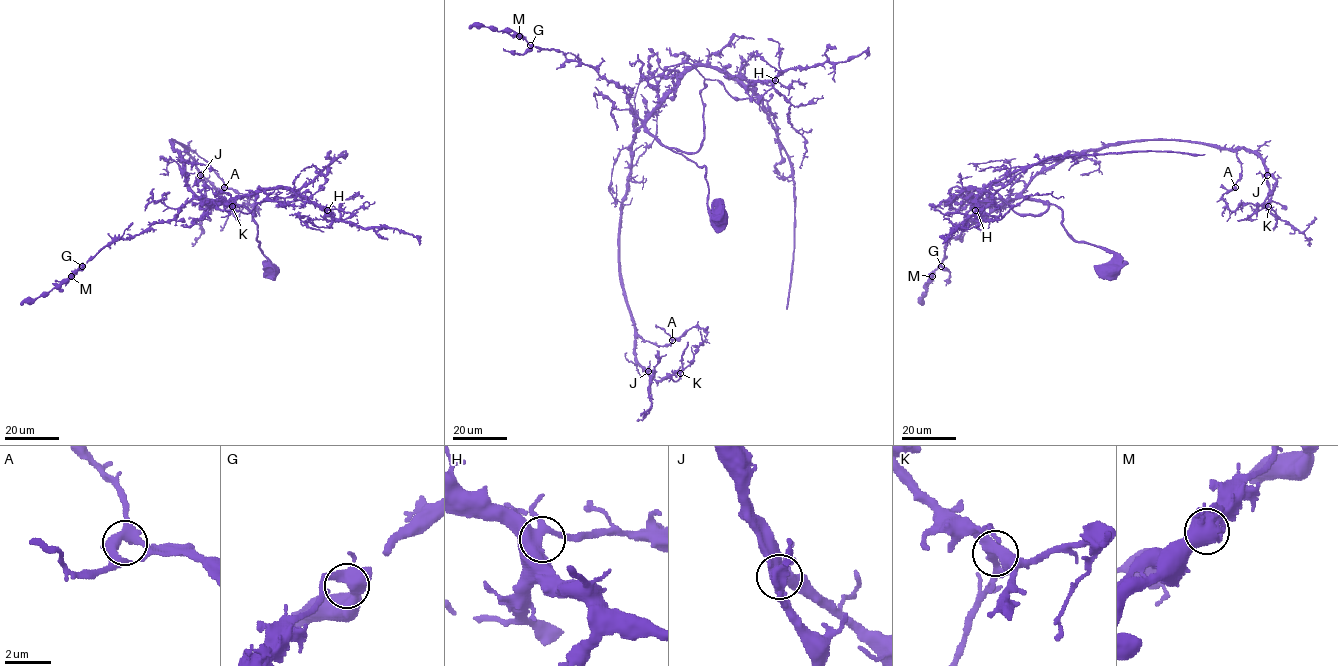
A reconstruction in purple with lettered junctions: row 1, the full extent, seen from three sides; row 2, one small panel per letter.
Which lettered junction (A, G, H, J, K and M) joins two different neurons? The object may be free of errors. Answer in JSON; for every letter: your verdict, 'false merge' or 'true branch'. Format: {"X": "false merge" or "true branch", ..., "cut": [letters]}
{"A": "true branch", "G": "true branch", "H": "true branch", "J": "true branch", "K": "true branch", "M": "false merge", "cut": ["M"]}

